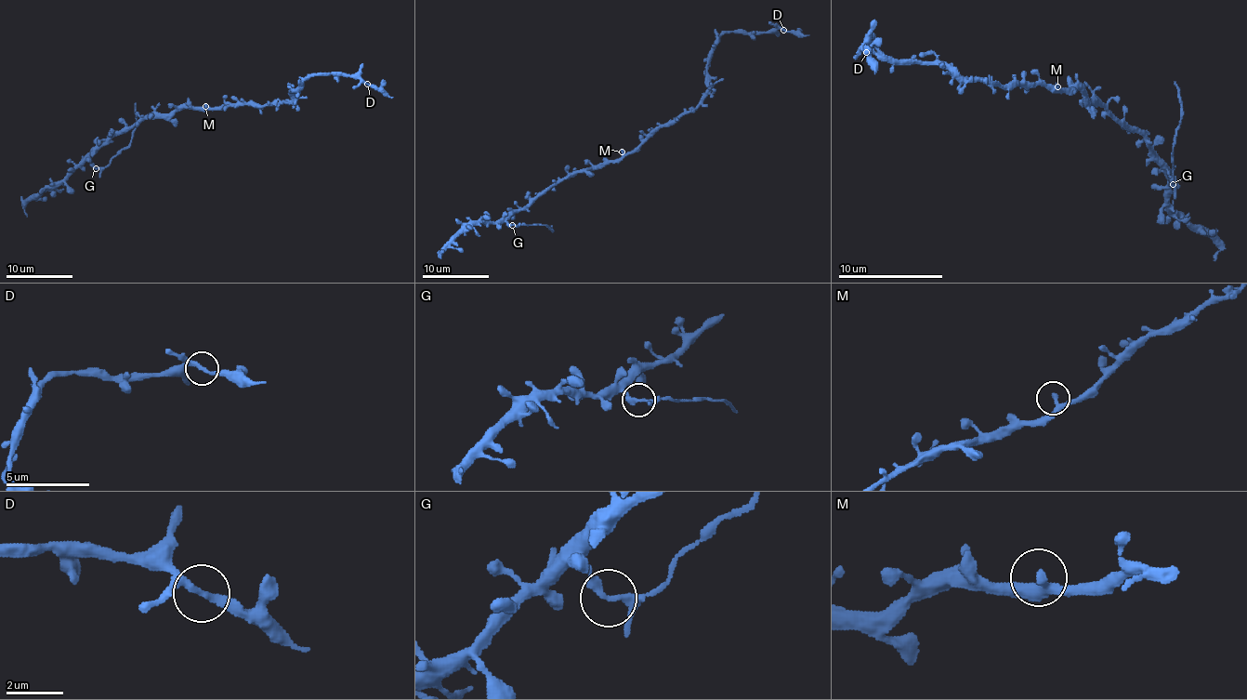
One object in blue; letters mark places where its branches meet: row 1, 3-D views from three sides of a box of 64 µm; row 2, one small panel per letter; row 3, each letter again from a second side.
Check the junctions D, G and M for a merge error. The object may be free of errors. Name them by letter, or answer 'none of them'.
G

